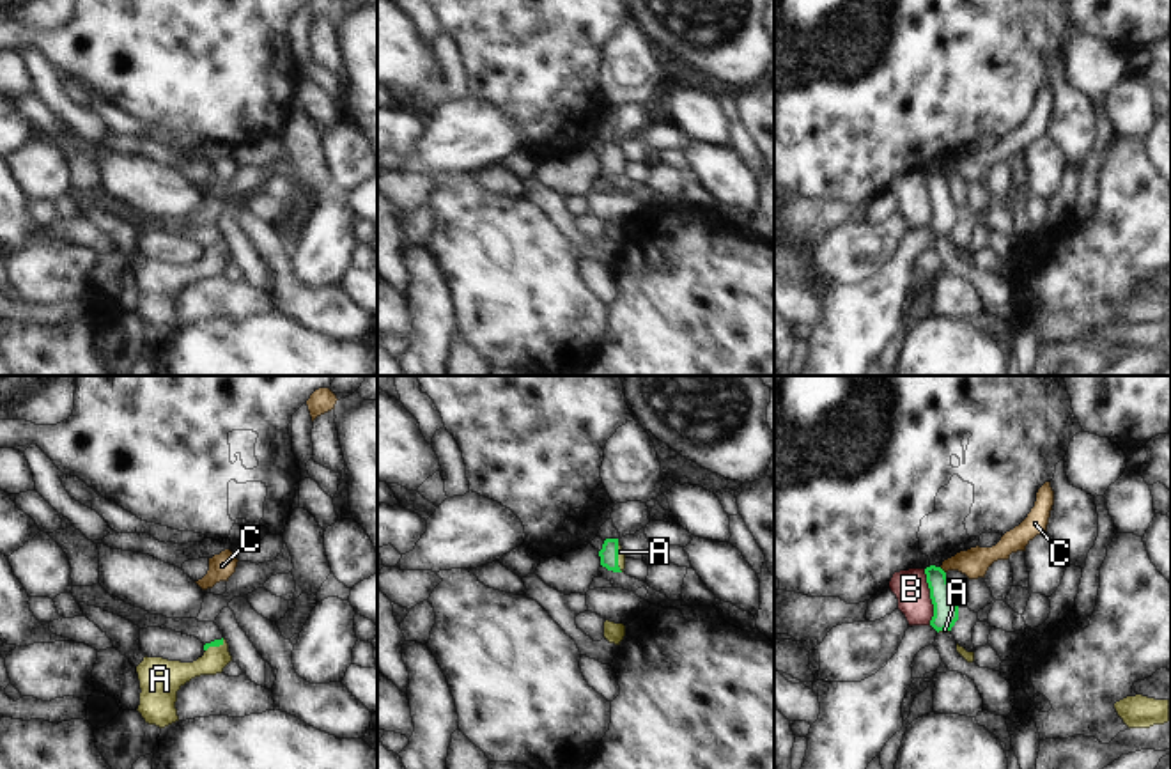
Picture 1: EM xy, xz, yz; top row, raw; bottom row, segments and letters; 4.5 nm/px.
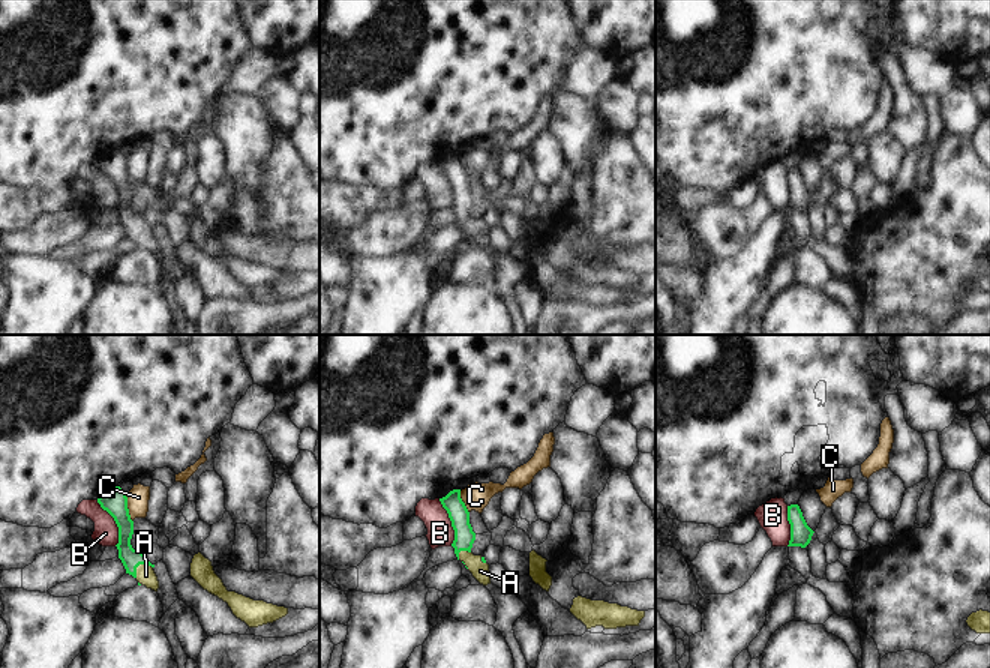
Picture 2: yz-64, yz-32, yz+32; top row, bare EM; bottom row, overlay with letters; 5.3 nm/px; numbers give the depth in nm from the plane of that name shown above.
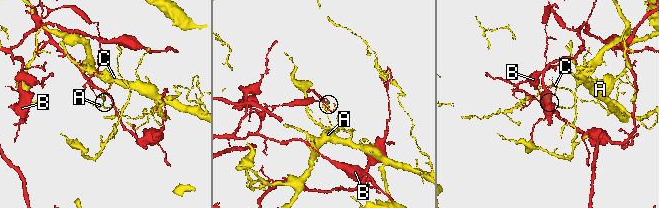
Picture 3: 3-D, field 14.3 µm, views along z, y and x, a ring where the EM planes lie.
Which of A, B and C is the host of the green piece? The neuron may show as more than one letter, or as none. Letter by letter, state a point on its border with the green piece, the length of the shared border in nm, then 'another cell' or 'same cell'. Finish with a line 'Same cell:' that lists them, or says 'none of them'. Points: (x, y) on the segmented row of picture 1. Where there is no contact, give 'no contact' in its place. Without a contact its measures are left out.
A: contact xz (617, 557); length 140 nm; same cell
B: contact yz (930, 598); length 260 nm; another cell
C: contact yz (943, 571); length 40 nm; another cell
Same cell: A

